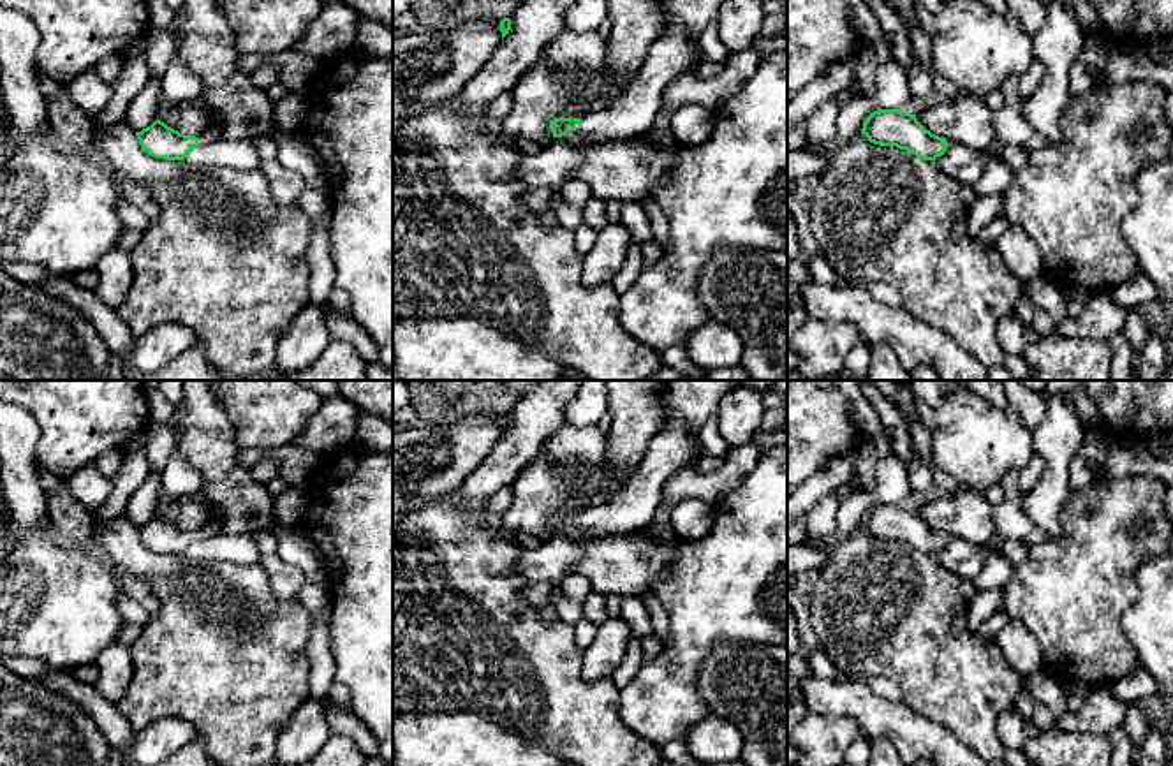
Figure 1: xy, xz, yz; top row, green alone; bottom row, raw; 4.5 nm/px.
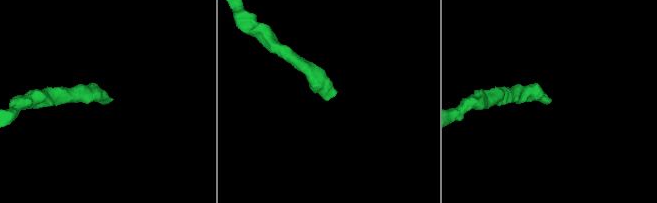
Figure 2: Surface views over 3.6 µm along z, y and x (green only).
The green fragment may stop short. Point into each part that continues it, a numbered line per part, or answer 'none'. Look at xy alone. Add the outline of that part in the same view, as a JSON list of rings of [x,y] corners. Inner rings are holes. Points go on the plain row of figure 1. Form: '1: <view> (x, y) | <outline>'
1: xy (213, 525) | [[[210,509],[210,521],[199,530],[199,539],[208,539],[220,532],[222,514],[217,509]]]

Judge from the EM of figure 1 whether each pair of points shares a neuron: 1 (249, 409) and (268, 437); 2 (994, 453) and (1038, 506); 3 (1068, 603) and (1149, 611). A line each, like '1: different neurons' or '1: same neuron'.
1: same neuron
2: different neurons
3: different neurons

